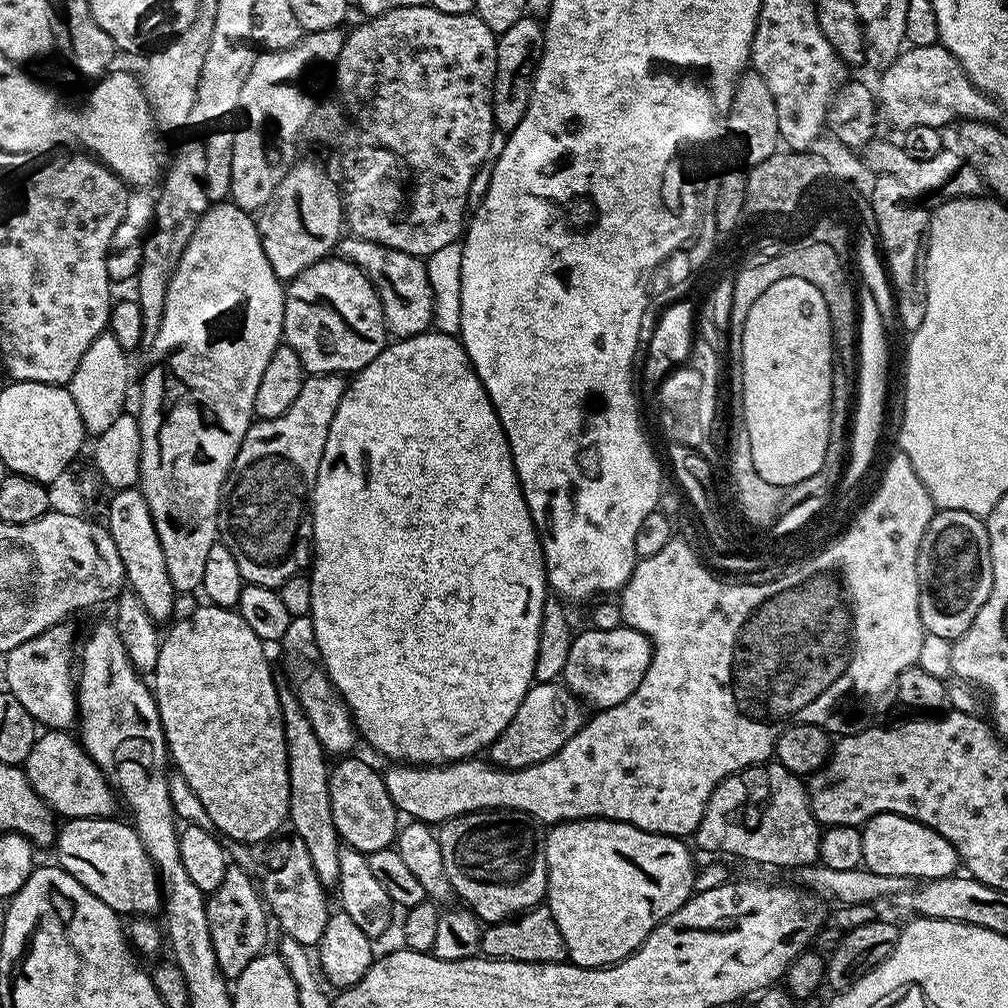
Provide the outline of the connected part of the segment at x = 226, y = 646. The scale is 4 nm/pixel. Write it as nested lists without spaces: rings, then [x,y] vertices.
[[[205,603],[205,608],[196,608],[192,613],[189,614],[185,620],[180,620],[168,633],[164,632],[161,642],[160,649],[158,650],[158,662],[157,668],[154,669],[150,675],[150,687],[152,689],[152,695],[156,698],[156,709],[160,715],[160,725],[164,731],[164,742],[168,745],[168,754],[171,763],[174,765],[175,771],[180,773],[182,778],[189,783],[190,789],[194,790],[194,794],[206,808],[207,814],[210,814],[210,818],[213,819],[213,826],[215,831],[219,833],[221,837],[227,838],[232,842],[239,842],[247,846],[255,846],[259,840],[264,840],[267,836],[272,836],[280,827],[285,827],[286,821],[288,820],[288,799],[290,798],[290,786],[288,785],[288,759],[286,758],[286,738],[284,737],[284,731],[282,730],[282,710],[280,709],[280,693],[278,691],[278,683],[272,677],[272,668],[268,665],[268,656],[264,653],[264,648],[266,648],[265,641],[258,638],[258,634],[254,634],[254,630],[250,630],[250,626],[246,626],[246,622],[240,617],[239,611],[233,610],[232,608],[222,608],[216,604]]]

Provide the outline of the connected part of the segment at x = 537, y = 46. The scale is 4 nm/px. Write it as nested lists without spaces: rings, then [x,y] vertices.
[[[525,14],[510,26],[510,30],[499,33],[498,66],[494,78],[494,94],[492,95],[492,122],[501,133],[507,134],[522,122],[528,109],[532,83],[536,77],[536,69],[540,67],[540,59],[544,53],[545,25],[537,17]]]

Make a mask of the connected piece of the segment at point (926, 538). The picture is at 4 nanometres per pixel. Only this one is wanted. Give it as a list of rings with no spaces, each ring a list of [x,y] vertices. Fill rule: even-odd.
[[[966,510],[933,511],[930,526],[926,526],[926,534],[922,534],[922,542],[918,546],[918,602],[920,617],[925,633],[929,636],[956,640],[974,622],[978,610],[990,598],[992,589],[992,567],[990,566],[990,542],[988,541],[988,525],[974,514],[966,514]]]

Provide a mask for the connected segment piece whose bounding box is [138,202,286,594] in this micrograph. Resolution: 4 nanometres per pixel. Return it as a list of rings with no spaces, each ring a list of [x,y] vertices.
[[[216,202],[209,206],[194,230],[194,238],[190,238],[190,242],[186,242],[186,250],[182,250],[178,270],[174,270],[174,278],[170,278],[170,286],[166,290],[166,310],[162,310],[162,326],[158,330],[158,338],[154,338],[150,346],[152,365],[149,366],[148,373],[144,376],[144,385],[140,388],[140,412],[138,411],[141,430],[138,487],[150,506],[154,530],[158,530],[158,542],[162,542],[162,554],[166,554],[166,570],[177,593],[184,594],[194,590],[196,592],[201,587],[210,546],[218,542],[220,500],[224,497],[224,484],[228,480],[228,472],[234,466],[234,458],[242,446],[242,438],[246,438],[246,430],[254,422],[254,398],[258,394],[258,382],[262,382],[266,365],[270,358],[274,358],[274,350],[281,347],[284,338],[285,291],[285,281],[280,280],[278,274],[274,274],[270,258],[266,258],[266,250],[262,250],[262,238],[253,213],[242,210],[231,202]]]

